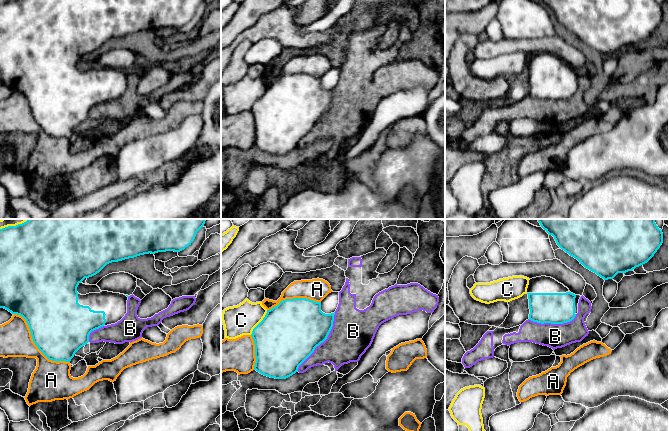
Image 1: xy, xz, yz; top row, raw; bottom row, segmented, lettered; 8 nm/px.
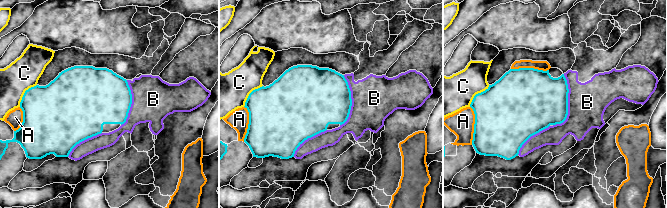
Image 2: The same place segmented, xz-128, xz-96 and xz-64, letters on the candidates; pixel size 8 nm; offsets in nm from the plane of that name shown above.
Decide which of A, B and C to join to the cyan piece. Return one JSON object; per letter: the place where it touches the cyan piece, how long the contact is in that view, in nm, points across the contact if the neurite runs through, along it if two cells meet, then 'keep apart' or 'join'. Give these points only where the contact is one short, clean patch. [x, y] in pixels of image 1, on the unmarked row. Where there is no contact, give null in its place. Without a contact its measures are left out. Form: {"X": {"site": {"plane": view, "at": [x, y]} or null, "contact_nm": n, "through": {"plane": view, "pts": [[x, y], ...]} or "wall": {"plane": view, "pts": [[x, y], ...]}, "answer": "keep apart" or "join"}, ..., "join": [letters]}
{"A": {"site": {"plane": "xy", "at": [35, 120]}, "contact_nm": 600, "answer": "keep apart"}, "B": {"site": {"plane": "xz", "at": [322, 118]}, "contact_nm": 550, "answer": "keep apart"}, "C": {"site": {"plane": "xz", "at": [260, 98]}, "contact_nm": 240, "answer": "keep apart"}, "join": []}

